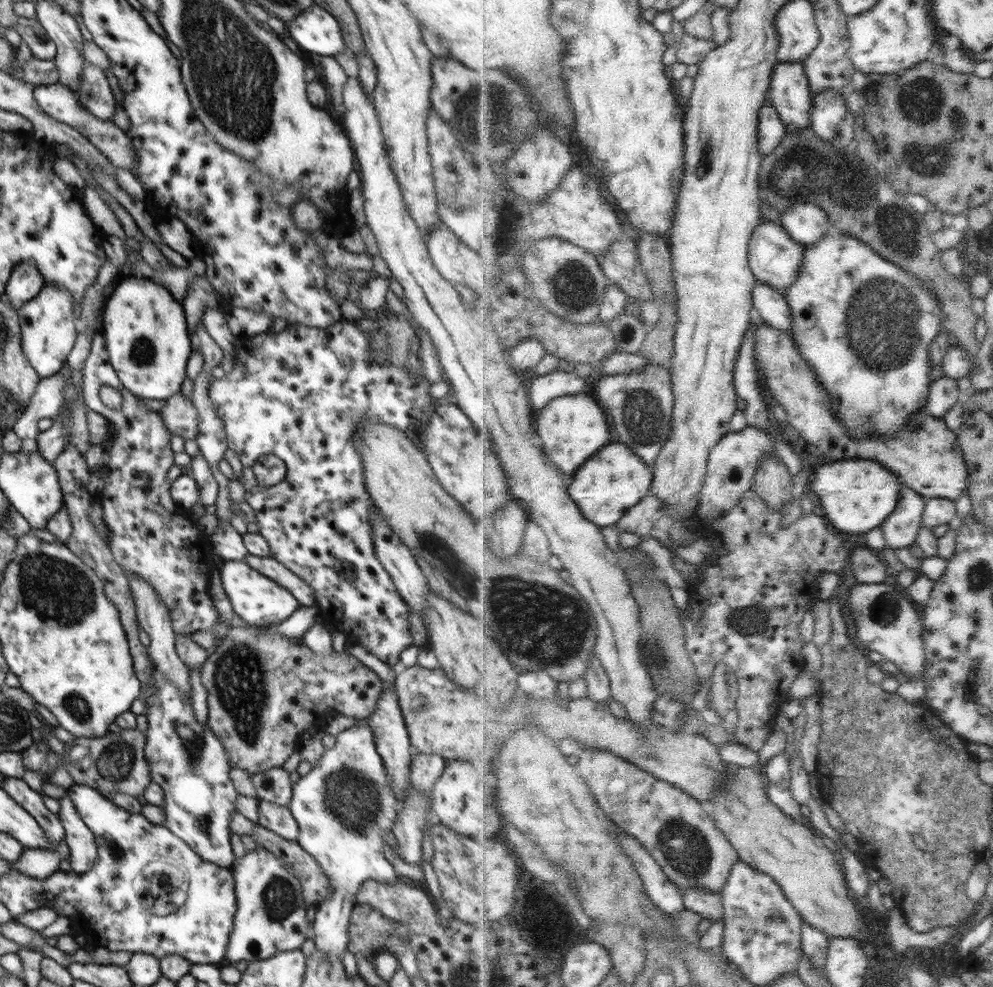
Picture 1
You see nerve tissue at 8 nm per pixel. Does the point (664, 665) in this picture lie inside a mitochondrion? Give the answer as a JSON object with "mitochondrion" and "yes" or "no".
{"mitochondrion":"yes"}

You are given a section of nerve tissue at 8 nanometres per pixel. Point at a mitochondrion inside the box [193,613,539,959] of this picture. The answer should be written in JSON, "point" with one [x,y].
{"point":[238,679]}

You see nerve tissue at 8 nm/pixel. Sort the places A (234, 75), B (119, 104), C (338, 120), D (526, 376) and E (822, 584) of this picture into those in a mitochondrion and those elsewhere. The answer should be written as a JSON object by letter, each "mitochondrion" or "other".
{"A":"mitochondrion","B":"other","C":"other","D":"other","E":"other"}

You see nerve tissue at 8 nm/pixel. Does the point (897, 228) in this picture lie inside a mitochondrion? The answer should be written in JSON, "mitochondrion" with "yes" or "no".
{"mitochondrion":"yes"}

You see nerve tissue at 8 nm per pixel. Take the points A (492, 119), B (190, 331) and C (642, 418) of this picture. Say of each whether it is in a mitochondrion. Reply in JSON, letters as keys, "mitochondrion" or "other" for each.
{"A":"mitochondrion","B":"other","C":"mitochondrion"}

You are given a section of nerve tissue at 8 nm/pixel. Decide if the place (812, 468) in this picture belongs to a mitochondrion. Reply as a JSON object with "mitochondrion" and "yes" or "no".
{"mitochondrion":"no"}

